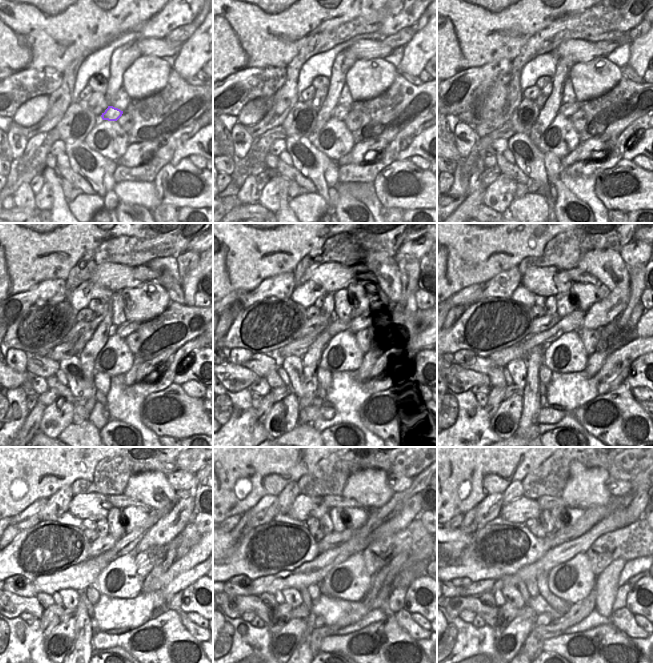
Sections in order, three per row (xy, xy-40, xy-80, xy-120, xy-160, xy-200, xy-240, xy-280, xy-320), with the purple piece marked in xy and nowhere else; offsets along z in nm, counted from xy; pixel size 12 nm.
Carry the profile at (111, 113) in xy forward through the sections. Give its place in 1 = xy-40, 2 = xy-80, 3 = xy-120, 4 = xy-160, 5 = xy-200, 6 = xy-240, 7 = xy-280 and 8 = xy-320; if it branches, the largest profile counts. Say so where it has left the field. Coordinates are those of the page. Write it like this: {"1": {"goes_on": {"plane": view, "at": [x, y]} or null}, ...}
{"1": {"goes_on": {"plane": "xy-40", "at": [340, 112]}}, "2": {"goes_on": {"plane": "xy-80", "at": [568, 109]}}, "3": {"goes_on": {"plane": "xy-120", "at": [124, 330]}}, "4": {"goes_on": {"plane": "xy-160", "at": [389, 306]}}, "5": {"goes_on": {"plane": "xy-200", "at": [601, 313]}}, "6": {"goes_on": {"plane": "xy-240", "at": [171, 525]}}, "7": {"goes_on": {"plane": "xy-280", "at": [411, 509]}}, "8": {"goes_on": {"plane": "xy-320", "at": [634, 511]}}}

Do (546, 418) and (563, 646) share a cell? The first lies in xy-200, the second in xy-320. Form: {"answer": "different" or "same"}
{"answer": "same"}

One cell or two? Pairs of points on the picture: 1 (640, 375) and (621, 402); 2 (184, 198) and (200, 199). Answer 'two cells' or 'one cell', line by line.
1: two cells
2: one cell

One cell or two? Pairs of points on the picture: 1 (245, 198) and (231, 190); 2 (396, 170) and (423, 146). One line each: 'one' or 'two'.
1: two
2: two

